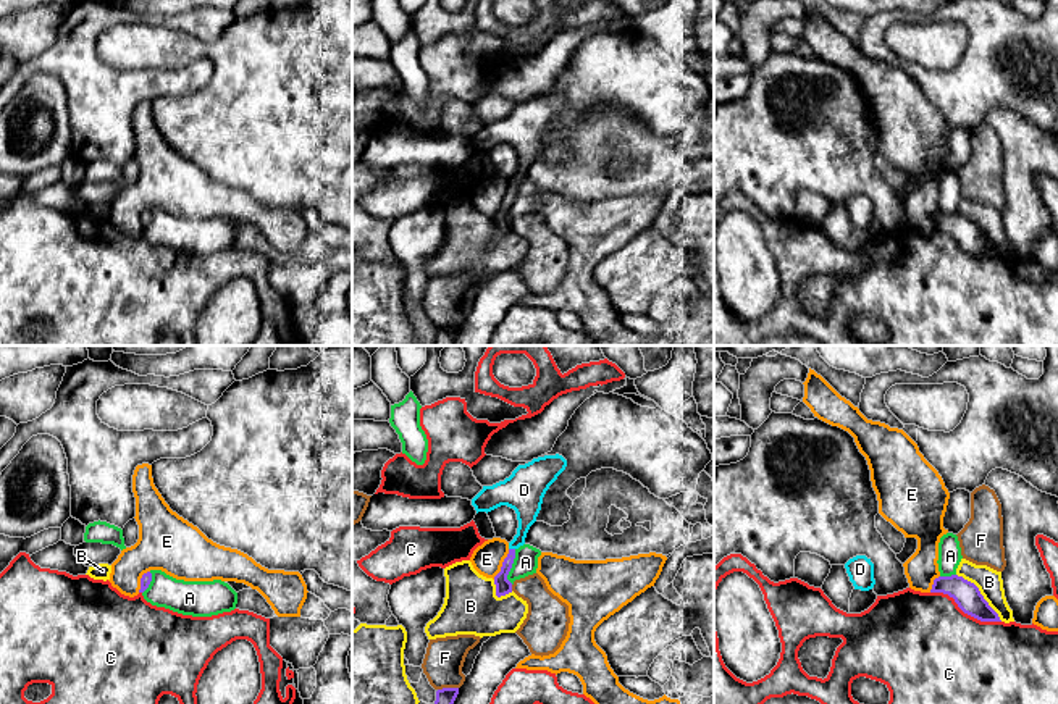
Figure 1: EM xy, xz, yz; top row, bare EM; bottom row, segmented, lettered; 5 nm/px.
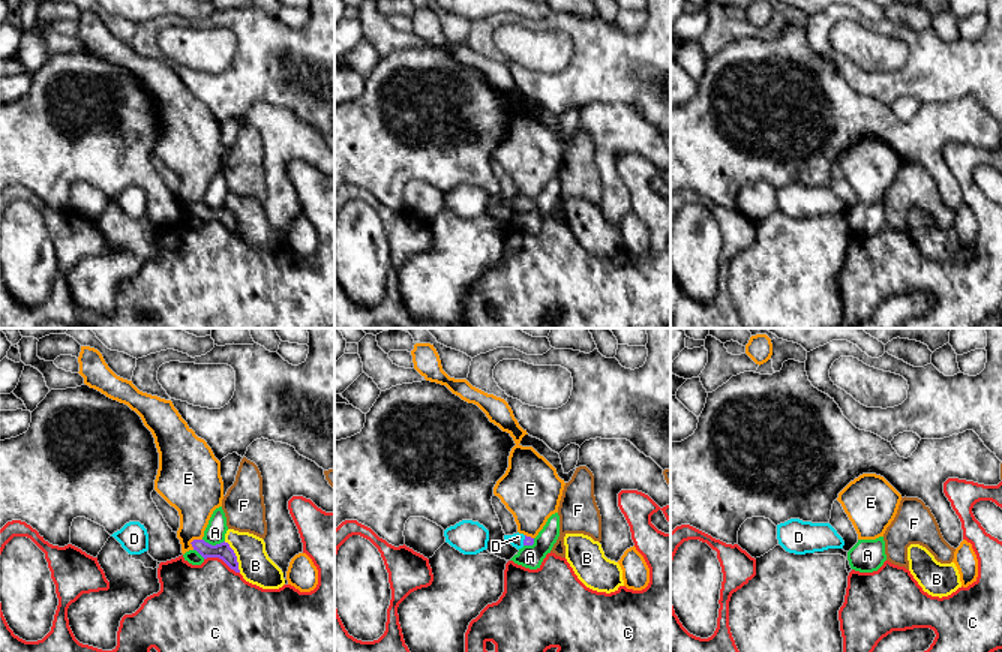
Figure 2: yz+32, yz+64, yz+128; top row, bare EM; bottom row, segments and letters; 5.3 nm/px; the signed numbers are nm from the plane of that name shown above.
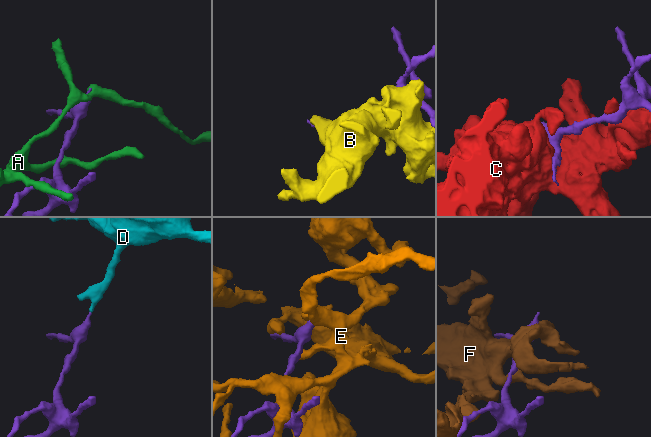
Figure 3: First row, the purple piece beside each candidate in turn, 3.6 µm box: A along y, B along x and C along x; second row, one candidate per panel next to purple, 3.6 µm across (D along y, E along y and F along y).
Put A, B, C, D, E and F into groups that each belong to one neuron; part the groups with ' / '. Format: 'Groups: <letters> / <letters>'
Groups: A / B / C / D / E / F

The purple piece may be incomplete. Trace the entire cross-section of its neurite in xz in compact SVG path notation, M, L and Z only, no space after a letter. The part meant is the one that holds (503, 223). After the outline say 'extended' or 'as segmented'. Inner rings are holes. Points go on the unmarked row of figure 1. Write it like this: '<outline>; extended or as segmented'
M559 92L533 97L525 103L519 103L504 119L483 124L472 137L477 152L488 152L501 144L507 144L517 152L517 173L509 181L509 192L502 200L501 210L494 215L498 236L512 231L512 221L507 213L512 207L515 189L525 182L527 171L536 160L546 129L565 105L567 98Z; extended

